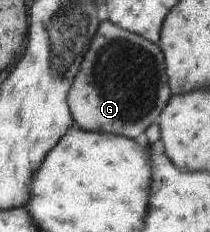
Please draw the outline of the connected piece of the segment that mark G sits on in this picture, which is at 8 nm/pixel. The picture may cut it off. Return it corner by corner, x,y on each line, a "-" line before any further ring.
104,17
68,93
68,104
77,127
89,132
117,134
136,140
151,123
155,123
171,95
161,50
157,44
153,45
140,34
123,29

